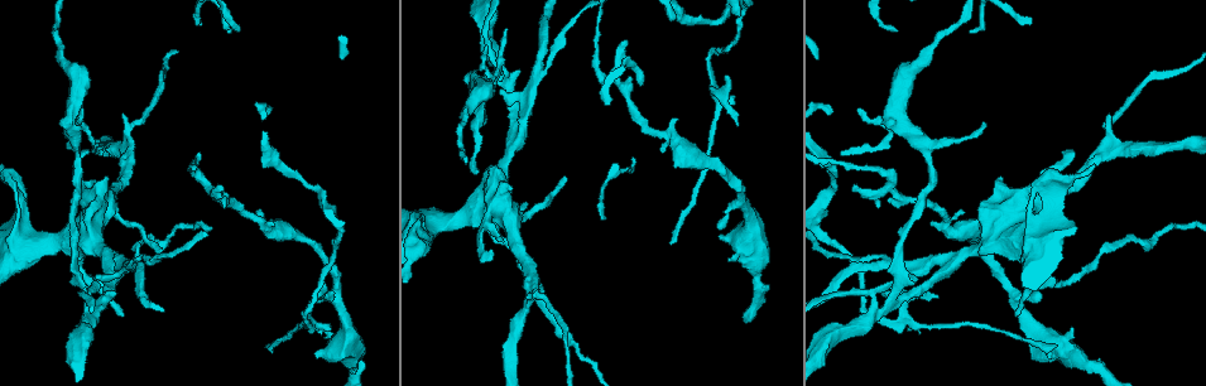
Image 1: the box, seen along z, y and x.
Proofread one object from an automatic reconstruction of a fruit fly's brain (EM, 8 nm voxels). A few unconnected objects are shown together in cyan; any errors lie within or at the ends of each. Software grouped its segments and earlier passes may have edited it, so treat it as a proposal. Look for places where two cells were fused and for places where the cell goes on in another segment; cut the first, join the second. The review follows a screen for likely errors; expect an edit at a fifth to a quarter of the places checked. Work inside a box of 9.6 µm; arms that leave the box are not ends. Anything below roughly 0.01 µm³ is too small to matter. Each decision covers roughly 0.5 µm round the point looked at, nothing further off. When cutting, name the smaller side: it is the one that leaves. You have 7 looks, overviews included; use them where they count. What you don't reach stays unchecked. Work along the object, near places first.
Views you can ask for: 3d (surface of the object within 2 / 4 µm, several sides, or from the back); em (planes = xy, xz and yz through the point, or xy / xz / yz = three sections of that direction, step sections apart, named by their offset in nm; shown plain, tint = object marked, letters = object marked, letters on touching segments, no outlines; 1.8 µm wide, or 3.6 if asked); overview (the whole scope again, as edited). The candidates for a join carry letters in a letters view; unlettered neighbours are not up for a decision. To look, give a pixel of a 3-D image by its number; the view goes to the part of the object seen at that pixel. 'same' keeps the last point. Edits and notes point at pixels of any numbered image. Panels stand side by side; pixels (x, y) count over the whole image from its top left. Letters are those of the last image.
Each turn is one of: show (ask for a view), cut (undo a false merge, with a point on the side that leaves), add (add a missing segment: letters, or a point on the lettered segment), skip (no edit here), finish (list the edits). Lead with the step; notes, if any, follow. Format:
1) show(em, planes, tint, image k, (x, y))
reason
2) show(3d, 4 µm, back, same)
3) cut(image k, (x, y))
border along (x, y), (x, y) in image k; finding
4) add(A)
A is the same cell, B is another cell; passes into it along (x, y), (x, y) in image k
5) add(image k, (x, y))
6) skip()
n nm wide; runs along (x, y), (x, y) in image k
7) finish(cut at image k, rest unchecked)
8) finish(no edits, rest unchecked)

show(3d, 2 µm, back, image 1, (103, 303))
a fork

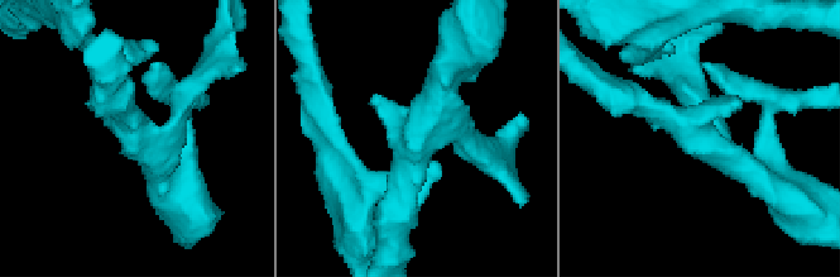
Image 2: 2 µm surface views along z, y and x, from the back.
show(em, 3.6 µm, xz, step 16, tint, image 2, (133, 132))
4 arms; shape alone is not enough

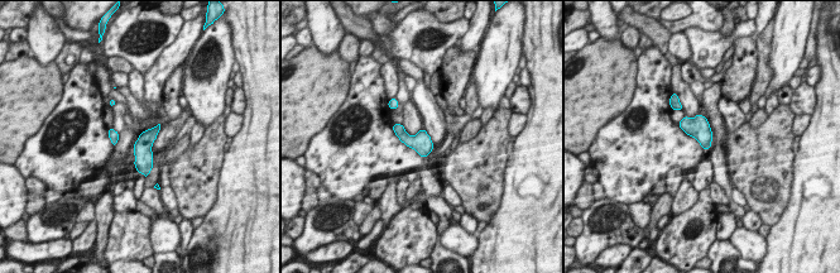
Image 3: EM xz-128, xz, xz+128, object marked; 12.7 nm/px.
show(em, 3.6 µm, planes, letters, same)
another direction

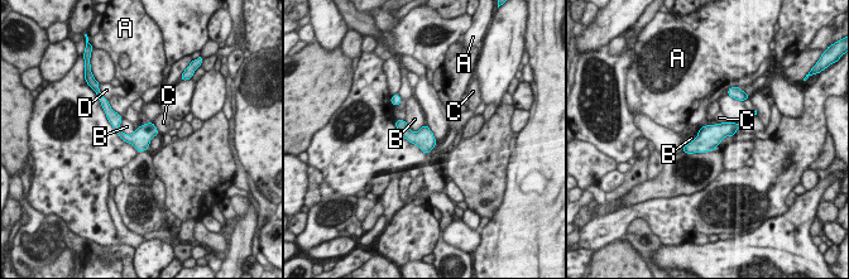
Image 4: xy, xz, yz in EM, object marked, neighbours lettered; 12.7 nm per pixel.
skip()
A, B, C and D are other cells; border along (119, 123), (126, 134), (135, 130) in image 4; one cell here

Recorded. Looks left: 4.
show(em, xy, step 16, letters, image 1, (431, 222))
thick turns thin

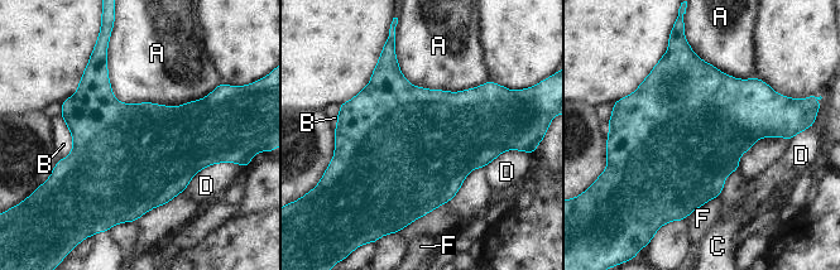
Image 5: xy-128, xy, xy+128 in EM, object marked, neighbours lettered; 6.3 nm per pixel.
skip()
A, B, C, D and F are other cells; border along (106, 52), (121, 102), (214, 88) in image 5; continuous, no second cell

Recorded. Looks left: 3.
show(3d, 2 µm, back, image 1, (332, 296))
tapers out

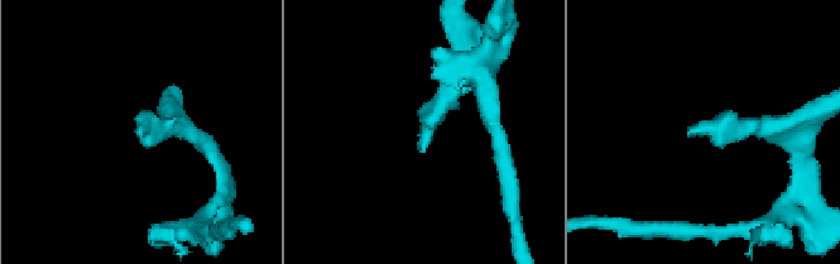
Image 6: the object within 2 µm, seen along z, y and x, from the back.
show(em, xz, step 4, letters, image 6, (141, 138))
now the EM

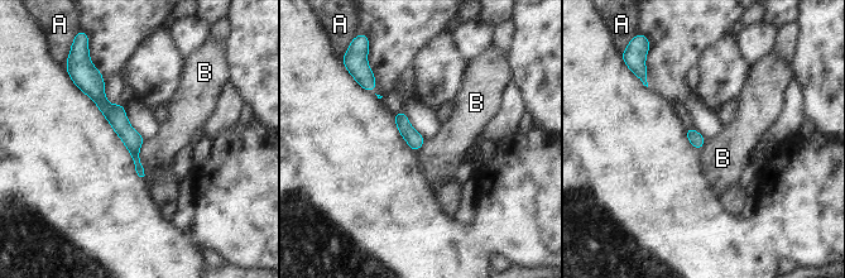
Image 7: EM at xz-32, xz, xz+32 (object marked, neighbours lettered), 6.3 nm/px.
show(em, planes, letters, same)

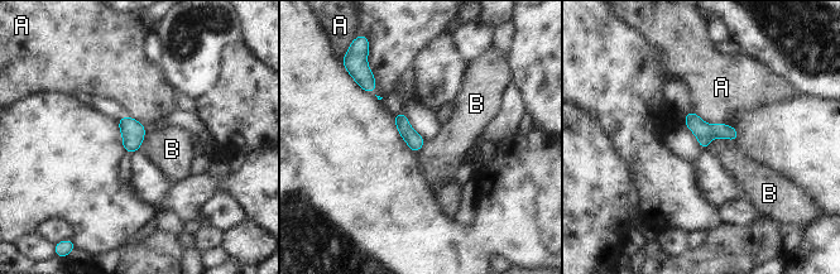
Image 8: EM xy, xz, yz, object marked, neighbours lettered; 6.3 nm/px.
skip()
100 nm wide; A and B are other cells; border along (733, 140), (715, 136), (705, 149) in image 8; none of them fits

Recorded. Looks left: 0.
finish(no edits, rest unchecked)

